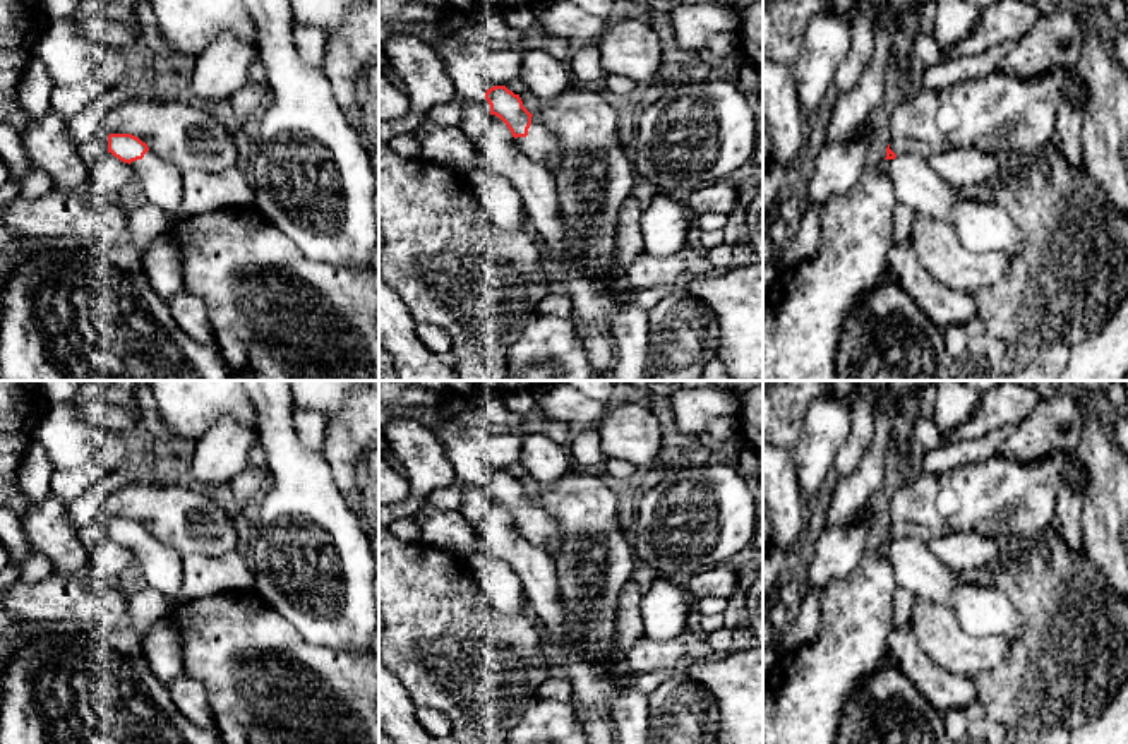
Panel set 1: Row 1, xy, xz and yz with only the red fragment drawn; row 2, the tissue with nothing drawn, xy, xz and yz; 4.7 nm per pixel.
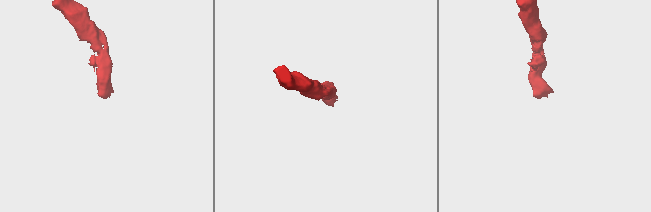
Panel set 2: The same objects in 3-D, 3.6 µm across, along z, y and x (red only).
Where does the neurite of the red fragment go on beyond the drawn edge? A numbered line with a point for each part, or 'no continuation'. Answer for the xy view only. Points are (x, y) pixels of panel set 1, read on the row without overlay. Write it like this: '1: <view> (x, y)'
1: xy (163, 568)

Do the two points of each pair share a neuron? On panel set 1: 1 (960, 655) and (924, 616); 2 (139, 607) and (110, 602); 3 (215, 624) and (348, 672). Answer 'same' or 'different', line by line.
1: same
2: different
3: same

